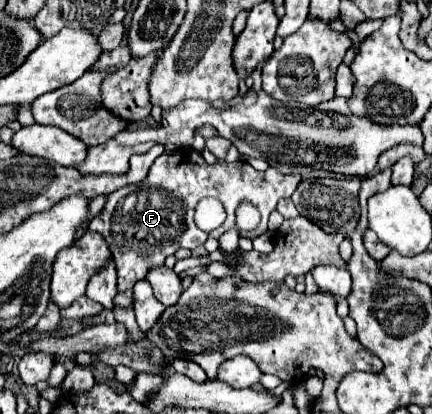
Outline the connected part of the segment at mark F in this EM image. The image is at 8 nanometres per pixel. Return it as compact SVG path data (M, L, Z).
M182 147L172 153L162 153L150 167L150 173L144 181L126 185L108 195L104 209L90 221L90 227L112 227L112 233L104 233L108 247L112 249L112 257L118 271L118 291L126 291L134 287L136 281L144 279L146 273L154 267L162 267L166 257L174 255L178 249L196 249L204 245L206 237L194 225L194 207L204 197L216 197L222 201L228 219L222 227L212 231L212 237L218 239L222 233L234 229L234 211L240 201L254 203L260 213L262 221L254 231L240 233L242 237L256 239L258 235L266 233L268 217L276 209L280 199L288 199L300 183L300 175L282 175L276 169L256 171L248 161L226 163L218 159L216 165L208 165L204 157L192 149Z

